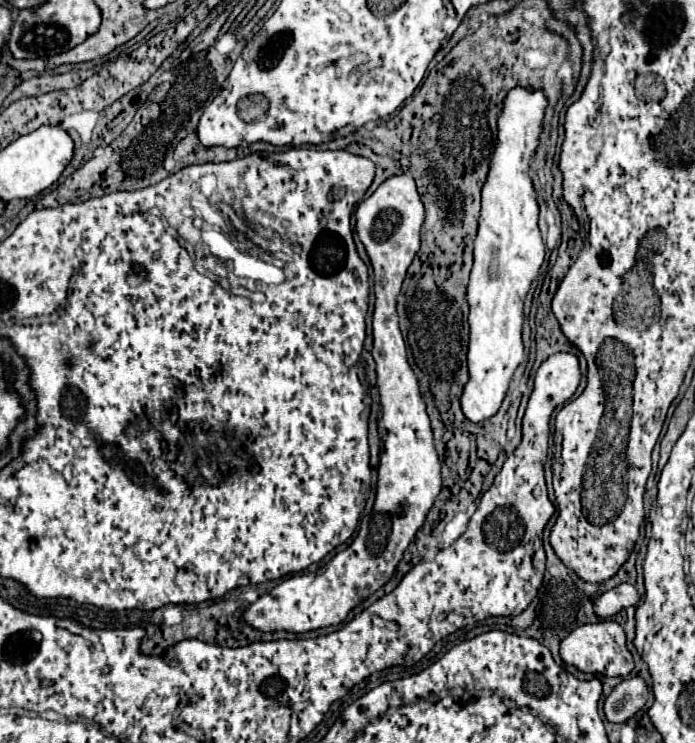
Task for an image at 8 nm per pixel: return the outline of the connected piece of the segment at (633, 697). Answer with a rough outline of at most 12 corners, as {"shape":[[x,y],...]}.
{"shape":[[626,677],[604,701],[610,723],[636,715],[648,697],[642,677]]}

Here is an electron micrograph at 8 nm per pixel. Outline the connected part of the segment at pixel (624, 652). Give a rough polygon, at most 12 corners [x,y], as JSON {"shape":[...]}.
{"shape":[[620,623],[576,627],[560,657],[582,673],[634,669]]}

